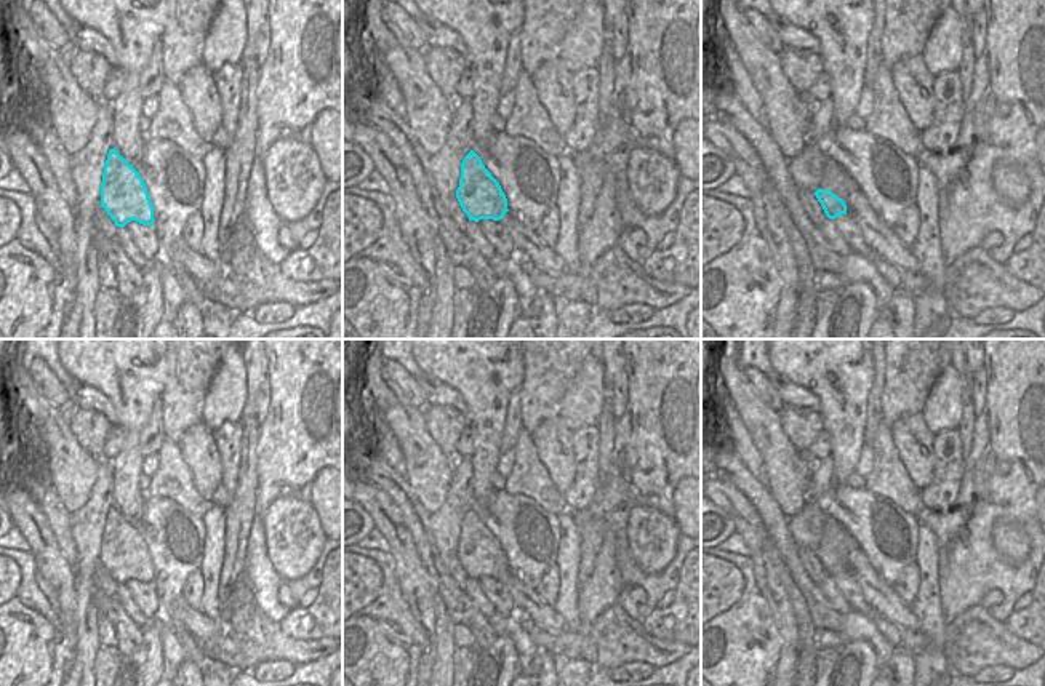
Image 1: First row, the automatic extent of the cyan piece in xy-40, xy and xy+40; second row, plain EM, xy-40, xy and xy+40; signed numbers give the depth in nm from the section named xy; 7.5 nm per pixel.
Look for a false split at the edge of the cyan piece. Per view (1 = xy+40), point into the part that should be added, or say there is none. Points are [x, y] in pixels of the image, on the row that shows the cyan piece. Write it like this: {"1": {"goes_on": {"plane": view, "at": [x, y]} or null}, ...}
{"1": {"goes_on": null}}

